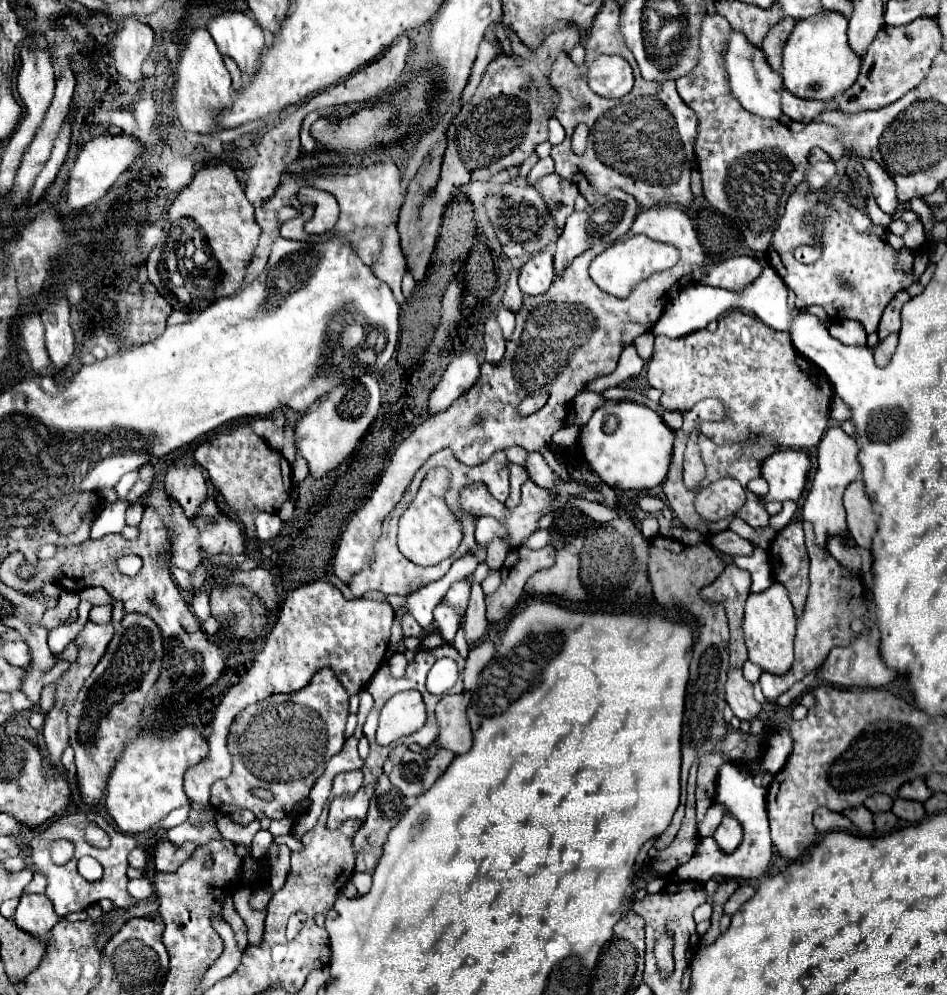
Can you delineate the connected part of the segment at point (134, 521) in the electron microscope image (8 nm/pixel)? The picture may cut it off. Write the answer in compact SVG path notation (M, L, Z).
M142 502L130 504L130 508L126 510L126 524L128 526L138 526L140 520L142 520L142 512L144 512L144 504Z

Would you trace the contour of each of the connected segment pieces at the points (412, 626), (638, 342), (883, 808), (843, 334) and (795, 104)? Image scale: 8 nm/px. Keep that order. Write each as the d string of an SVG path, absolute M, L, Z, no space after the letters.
M404 614L404 618L402 618L402 630L404 630L404 638L418 636L422 632L422 628L418 626L418 622L410 614Z
M646 332L634 340L634 346L638 355L648 361L653 354L655 336L651 332Z
M874 794L874 796L870 796L864 802L864 806L870 812L874 812L874 814L878 814L878 812L890 812L892 810L892 798L886 796L886 794Z
M842 320L832 324L834 338L844 344L866 344L866 332L856 320Z
M782 90L782 110L784 110L784 114L786 114L790 120L808 124L808 122L812 122L818 114L824 112L824 102L794 98L794 94Z

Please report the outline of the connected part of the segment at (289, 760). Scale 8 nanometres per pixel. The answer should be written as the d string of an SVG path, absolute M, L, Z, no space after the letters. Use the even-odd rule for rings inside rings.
M326 668L326 672L324 670L318 672L318 676L314 676L310 680L308 688L302 688L302 690L290 692L290 694L272 694L270 698L244 708L244 712L240 712L238 718L234 720L234 724L230 728L230 736L228 736L230 754L234 758L242 758L242 760L238 760L240 762L238 768L242 768L242 774L238 774L238 776L244 776L244 778L236 778L238 782L228 782L228 778L214 782L210 806L214 806L216 810L220 810L224 814L230 814L240 808L248 808L256 814L258 820L288 816L294 810L294 804L308 798L310 788L318 780L318 776L322 776L326 762L342 750L346 716L348 716L348 692L336 680L336 676L330 668ZM252 788L266 788L274 794L276 800L264 802L250 792Z

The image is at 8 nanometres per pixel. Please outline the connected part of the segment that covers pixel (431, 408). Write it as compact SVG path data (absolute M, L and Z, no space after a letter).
M468 350L468 352L462 352L460 356L456 356L448 364L442 380L436 384L436 388L428 396L426 410L428 410L430 416L450 408L450 404L458 396L468 392L468 388L478 380L480 362L478 362L476 356L478 356L476 350Z

